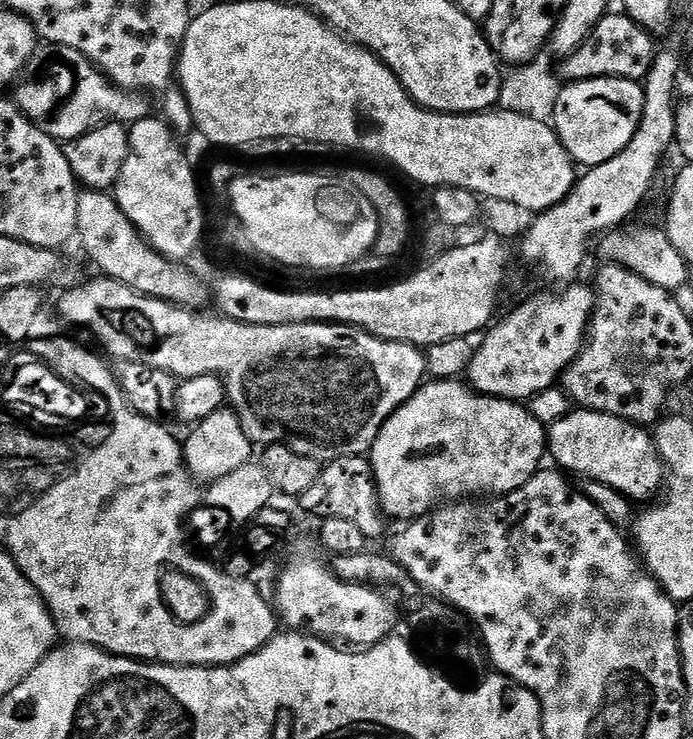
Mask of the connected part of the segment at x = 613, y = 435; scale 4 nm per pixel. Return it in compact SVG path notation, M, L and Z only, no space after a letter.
M589 408L569 410L561 420L550 425L546 432L546 452L561 464L559 467L565 473L580 476L581 481L606 482L606 486L614 486L614 490L633 502L651 501L666 480L664 461L647 427Z

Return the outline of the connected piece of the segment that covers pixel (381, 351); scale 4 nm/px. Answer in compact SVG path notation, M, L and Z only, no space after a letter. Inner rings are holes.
M109 278L88 280L67 289L60 300L60 316L68 324L77 324L85 328L106 351L116 360L142 362L151 368L166 370L180 380L189 380L199 376L218 376L224 382L224 395L236 417L242 422L242 430L246 430L246 438L252 440L253 445L267 446L269 444L285 444L294 454L302 454L306 458L315 458L321 462L337 460L343 456L363 456L371 453L372 443L378 438L380 427L387 422L415 393L421 384L425 383L428 371L428 361L425 353L414 344L403 344L393 340L383 340L371 336L361 328L354 328L351 324L279 324L278 326L258 326L257 324L240 324L237 320L221 318L219 315L200 316L199 311L189 310L170 304L165 300L156 300L136 292L132 288Z

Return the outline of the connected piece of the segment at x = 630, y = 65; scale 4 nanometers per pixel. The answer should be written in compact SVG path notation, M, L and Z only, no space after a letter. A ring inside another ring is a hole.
M609 14L594 26L594 30L574 50L574 54L563 57L558 64L561 81L593 80L599 76L617 76L623 80L643 81L650 69L654 55L654 37L642 26L634 23L629 16ZM653 44L653 48L652 48Z

